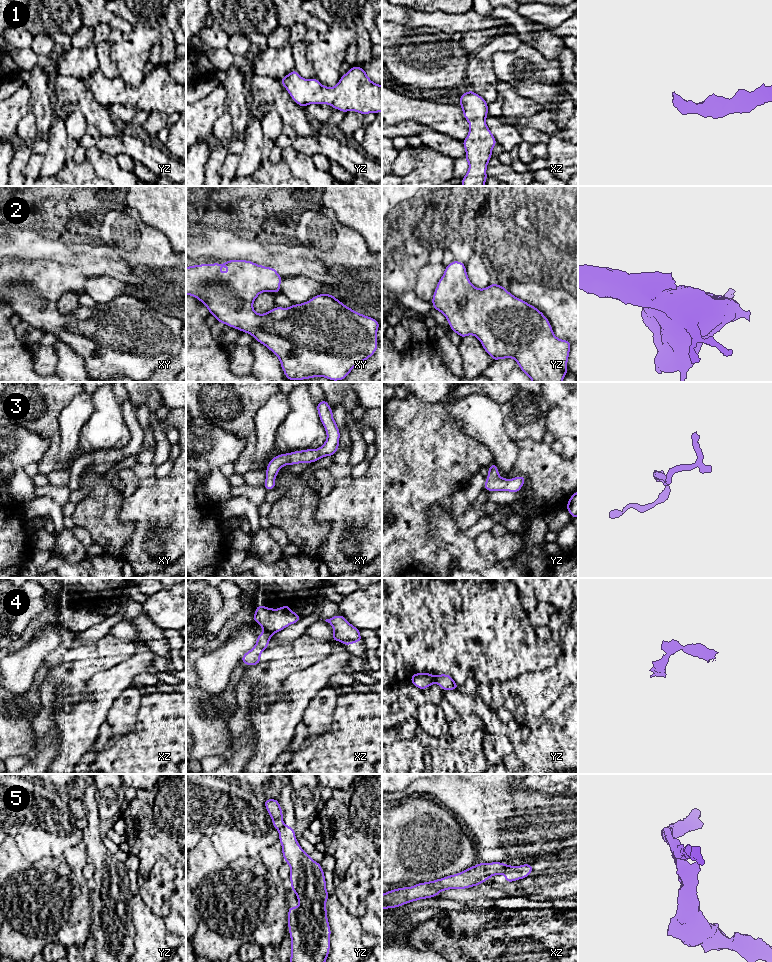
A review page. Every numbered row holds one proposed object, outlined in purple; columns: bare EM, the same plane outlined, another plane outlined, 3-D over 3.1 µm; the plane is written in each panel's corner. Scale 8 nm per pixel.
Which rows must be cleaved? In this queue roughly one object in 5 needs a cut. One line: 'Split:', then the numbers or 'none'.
Split: 4, 5

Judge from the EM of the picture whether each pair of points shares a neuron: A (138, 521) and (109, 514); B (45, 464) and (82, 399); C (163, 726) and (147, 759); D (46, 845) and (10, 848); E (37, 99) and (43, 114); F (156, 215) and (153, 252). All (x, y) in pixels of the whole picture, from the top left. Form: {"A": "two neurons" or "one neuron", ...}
{"A": "two neurons", "B": "two neurons", "C": "one neuron", "D": "two neurons", "E": "one neuron", "F": "two neurons"}

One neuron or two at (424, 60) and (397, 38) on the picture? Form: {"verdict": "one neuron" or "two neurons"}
{"verdict": "one neuron"}

